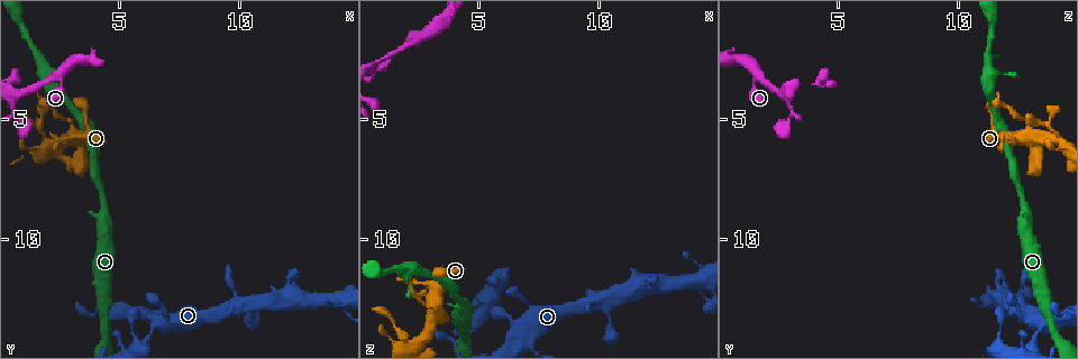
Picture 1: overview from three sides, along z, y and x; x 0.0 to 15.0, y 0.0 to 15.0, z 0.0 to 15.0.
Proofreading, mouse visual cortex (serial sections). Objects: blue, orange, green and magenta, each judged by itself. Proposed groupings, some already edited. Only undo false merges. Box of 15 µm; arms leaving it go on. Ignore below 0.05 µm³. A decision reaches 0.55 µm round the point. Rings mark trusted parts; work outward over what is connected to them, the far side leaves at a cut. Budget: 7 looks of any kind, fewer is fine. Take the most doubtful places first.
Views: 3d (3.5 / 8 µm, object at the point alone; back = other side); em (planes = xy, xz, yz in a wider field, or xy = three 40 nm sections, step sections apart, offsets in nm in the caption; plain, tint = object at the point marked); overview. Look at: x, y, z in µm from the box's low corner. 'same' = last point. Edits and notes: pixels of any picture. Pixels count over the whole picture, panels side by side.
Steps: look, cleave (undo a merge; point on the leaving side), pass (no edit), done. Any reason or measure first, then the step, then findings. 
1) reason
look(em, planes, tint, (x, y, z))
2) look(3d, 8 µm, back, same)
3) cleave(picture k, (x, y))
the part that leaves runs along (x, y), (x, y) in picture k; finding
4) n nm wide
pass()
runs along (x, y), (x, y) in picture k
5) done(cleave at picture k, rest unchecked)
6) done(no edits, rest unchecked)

calibre changes
look(3d, 3.5 µm, (2.7, 2.9, 1.6))

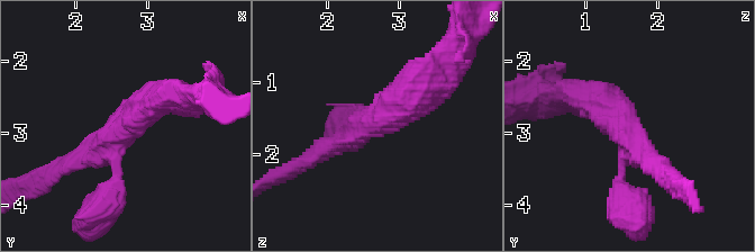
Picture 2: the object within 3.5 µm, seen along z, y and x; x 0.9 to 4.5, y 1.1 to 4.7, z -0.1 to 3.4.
pass()
runs along (625, 198), (625, 126), (587, 98) in picture 2; all the same cell

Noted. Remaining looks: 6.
a narrow waist
look(3d, 3.5 µm, (1.7, 5.5, 13.8))

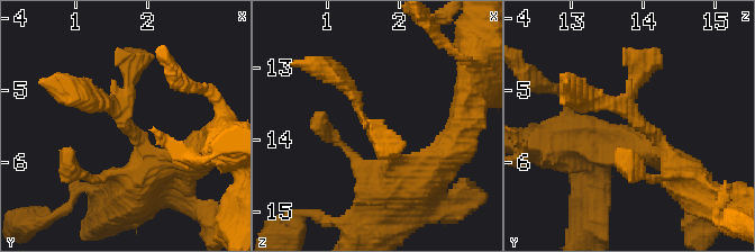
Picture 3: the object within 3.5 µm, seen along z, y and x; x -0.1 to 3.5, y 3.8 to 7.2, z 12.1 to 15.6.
3 arms; arms of 200, 250, 300 nm
look(em, xy, step 2, tint, (1.65, 5.40, 13.90))

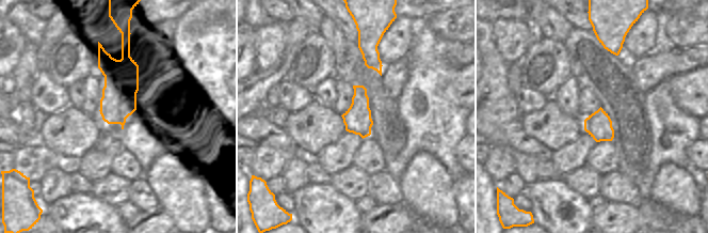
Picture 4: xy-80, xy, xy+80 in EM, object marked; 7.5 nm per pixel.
pass()
runs along (411, 170), (394, 164), (339, 78) in picture 3; all the same cell

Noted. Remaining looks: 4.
sudden change in width
look(em, xy, step 5, tint, (14.3, 12.9, 12.2))

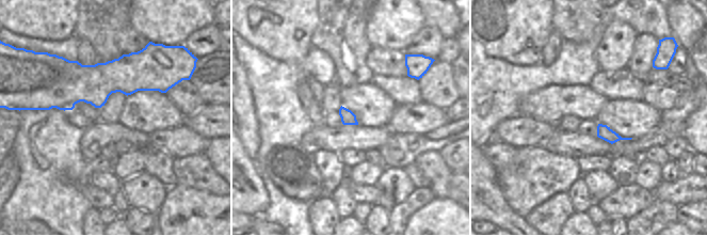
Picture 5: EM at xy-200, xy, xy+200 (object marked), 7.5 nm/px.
see where the arms go
look(3d, 3.5 µm, same)

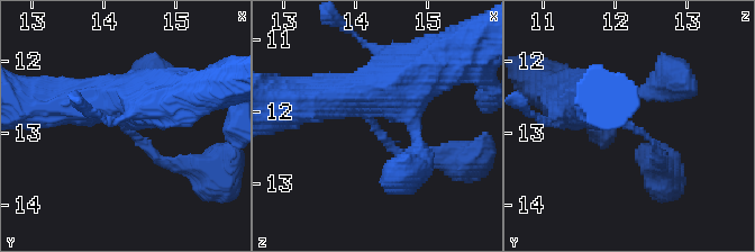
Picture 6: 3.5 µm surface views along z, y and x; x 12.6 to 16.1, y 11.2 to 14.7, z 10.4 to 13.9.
arms of 150, 600 nm
pass()
runs along (169, 84), (75, 83), (47, 107) in picture 5; continuous, no second cell

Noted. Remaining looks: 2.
done(no edits, rest unchecked)

